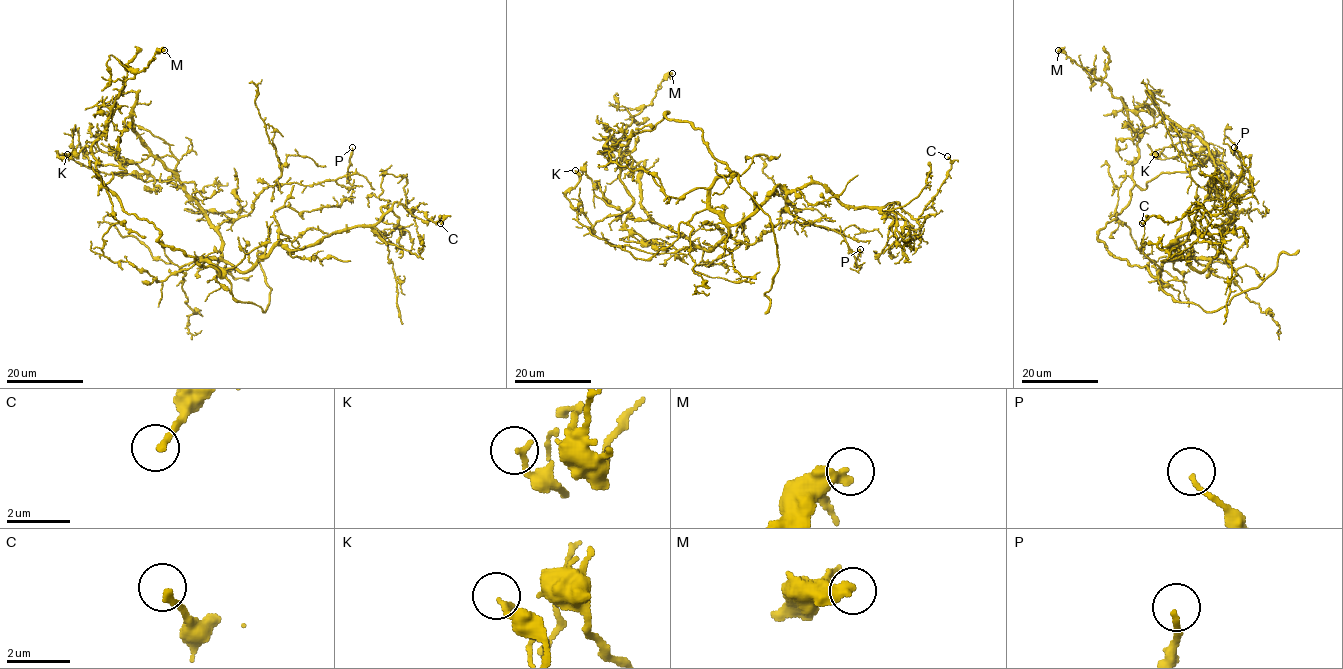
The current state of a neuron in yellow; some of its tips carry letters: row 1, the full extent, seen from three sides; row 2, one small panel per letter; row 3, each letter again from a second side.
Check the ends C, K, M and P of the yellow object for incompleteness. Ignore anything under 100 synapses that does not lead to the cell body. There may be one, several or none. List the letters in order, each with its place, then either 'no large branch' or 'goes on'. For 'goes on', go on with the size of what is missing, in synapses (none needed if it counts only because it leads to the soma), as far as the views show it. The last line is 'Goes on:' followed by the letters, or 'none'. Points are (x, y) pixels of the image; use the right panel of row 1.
C: place (1142, 223); no large branch
K: place (1155, 154); no large branch
M: place (1058, 50); no large branch
P: place (1234, 147); no large branch
Goes on: none

